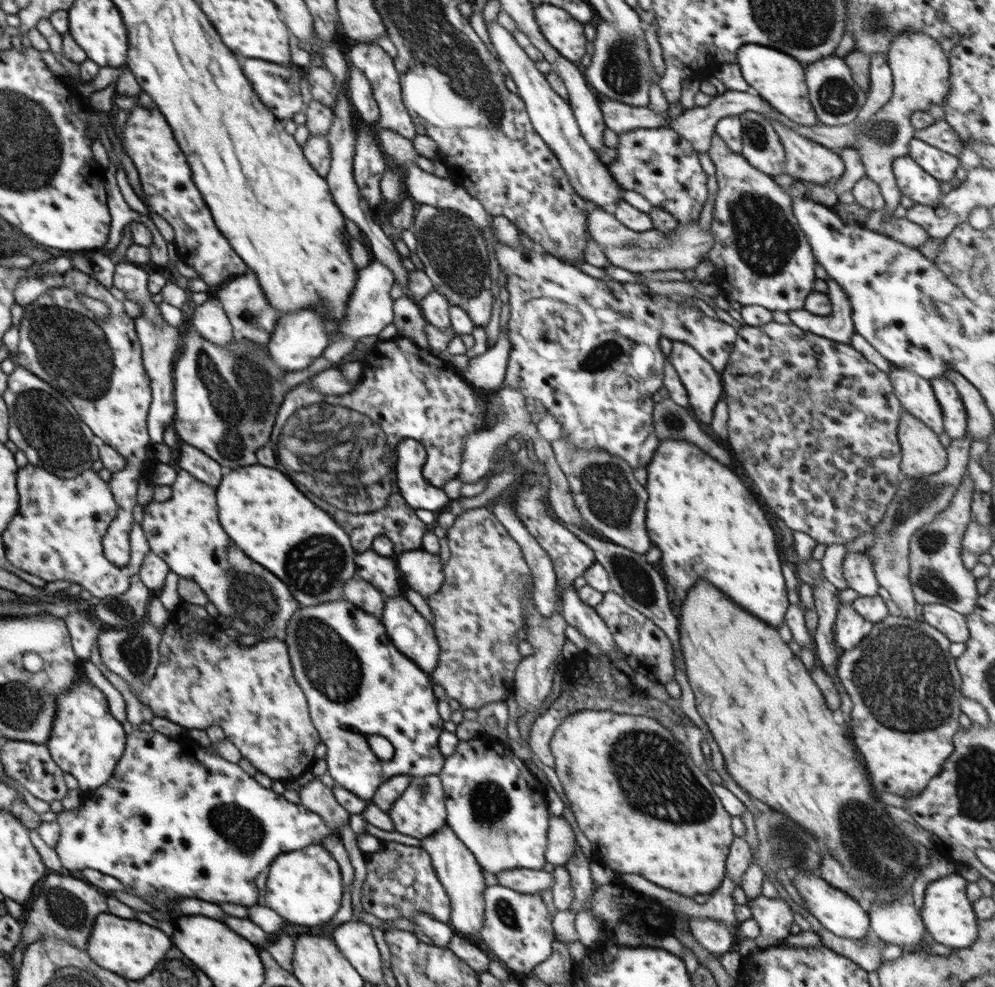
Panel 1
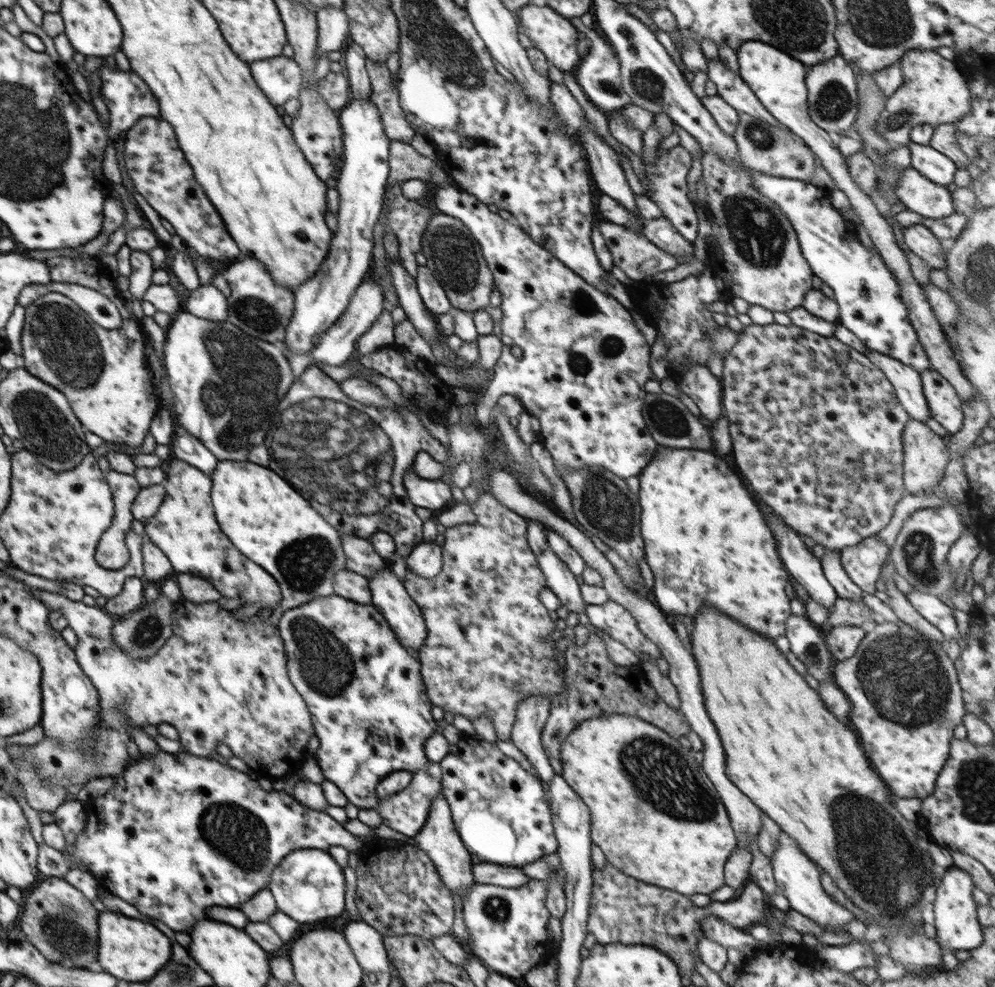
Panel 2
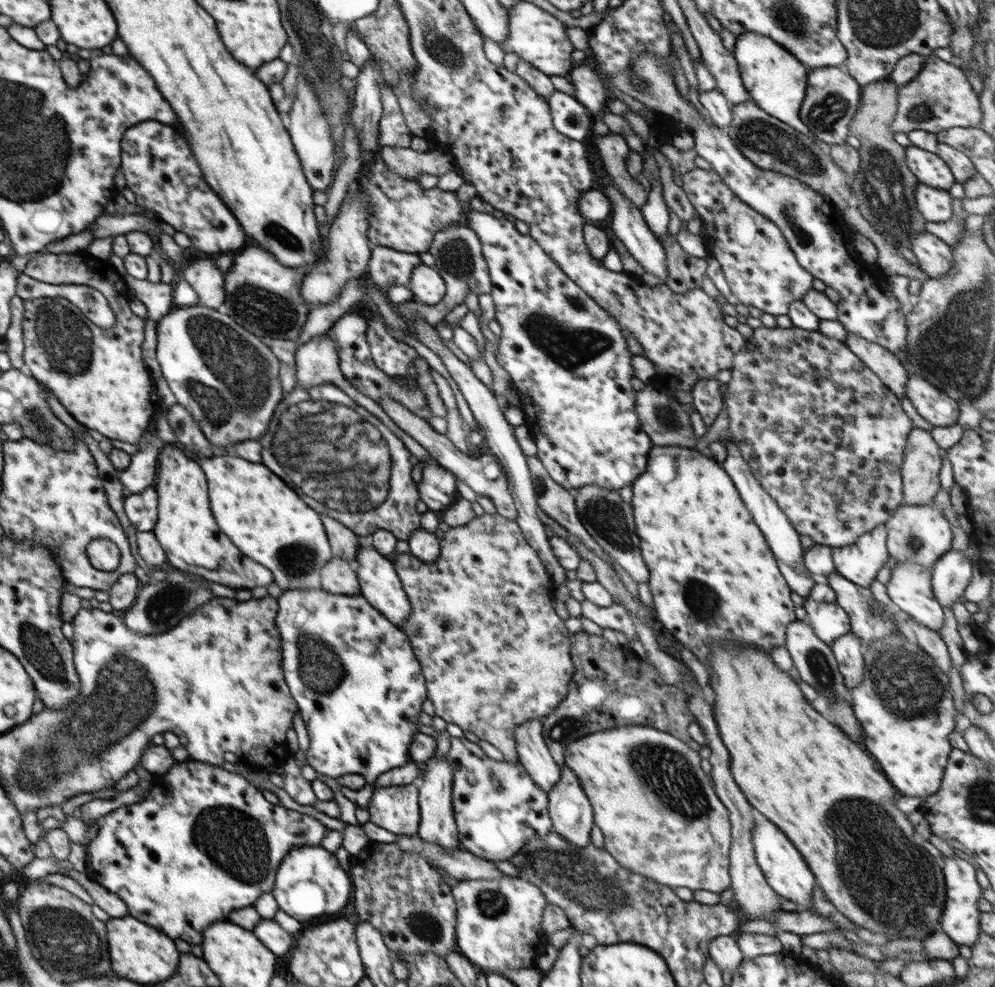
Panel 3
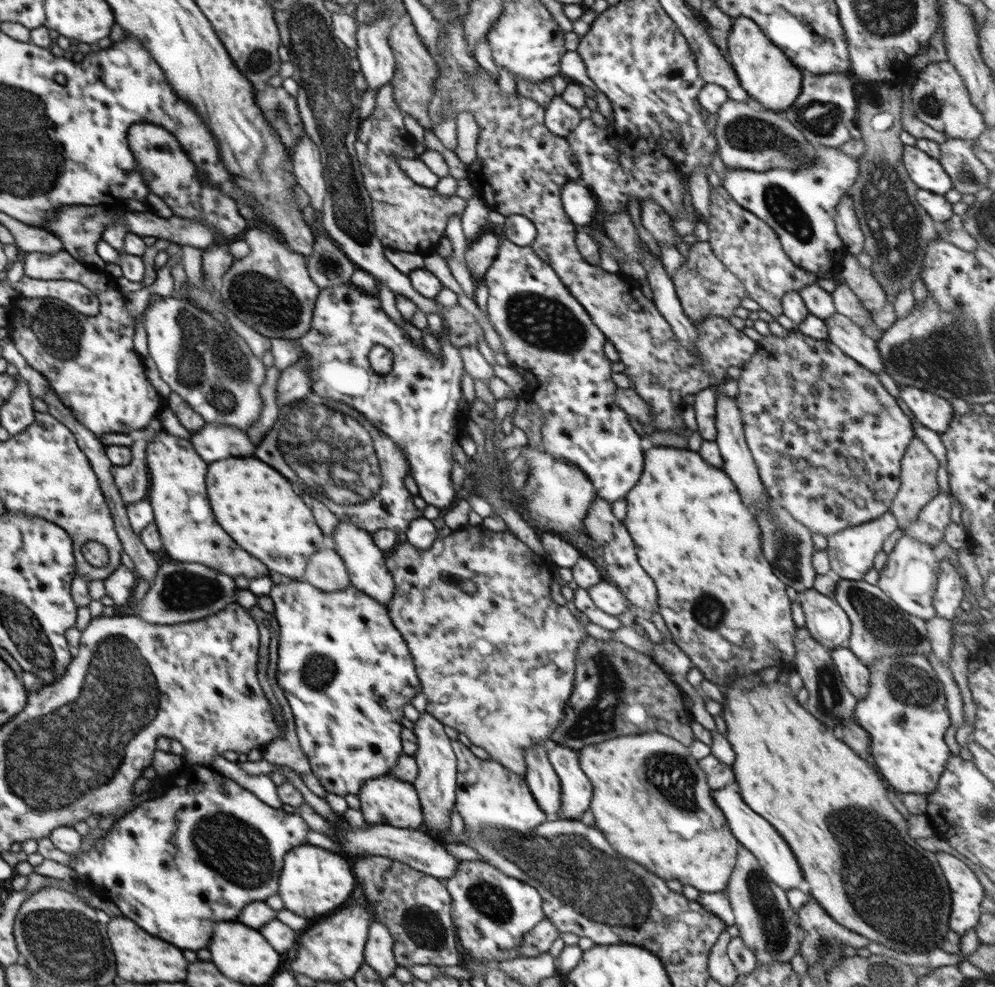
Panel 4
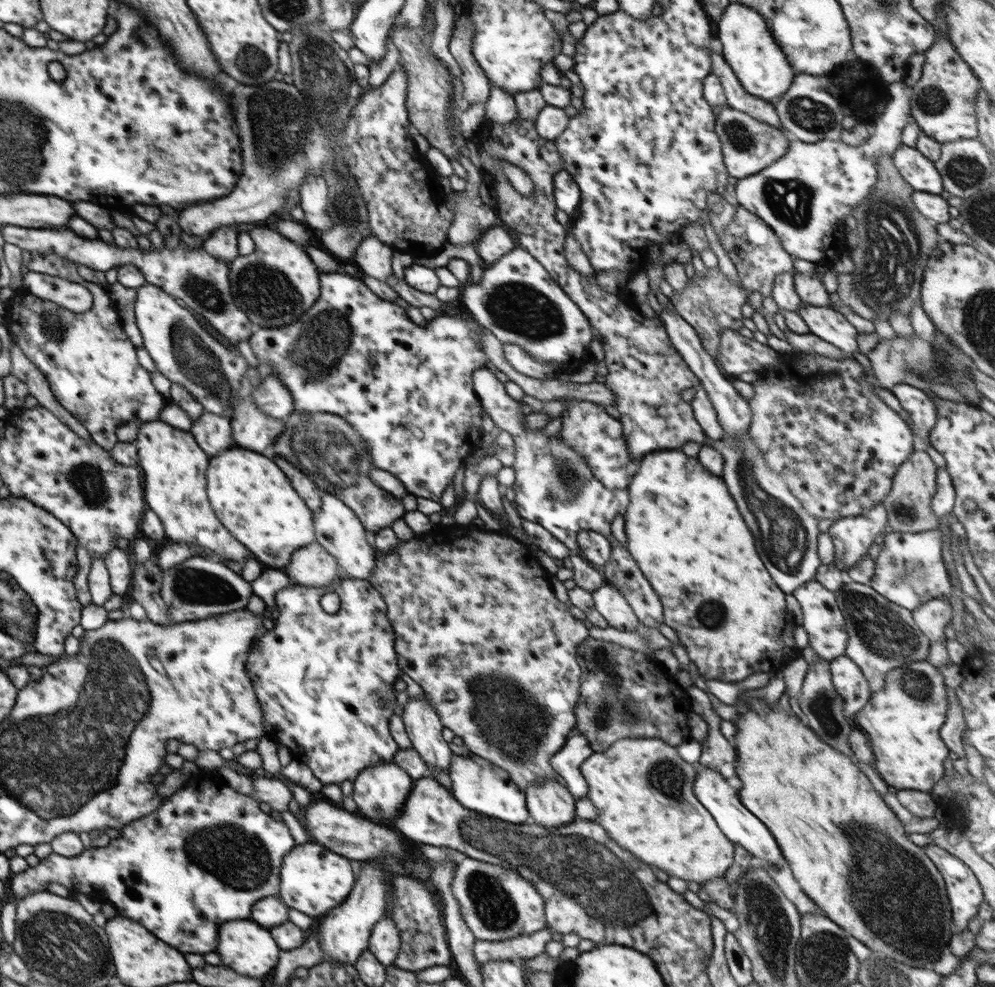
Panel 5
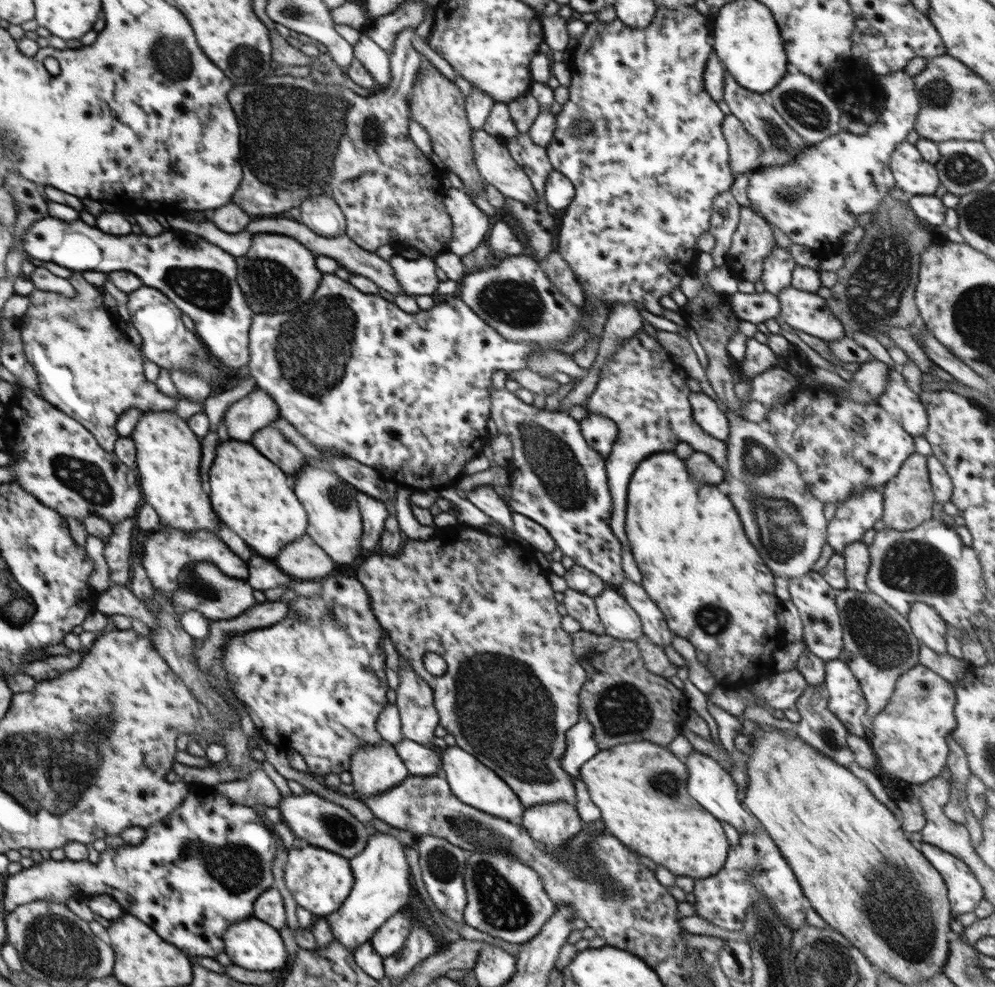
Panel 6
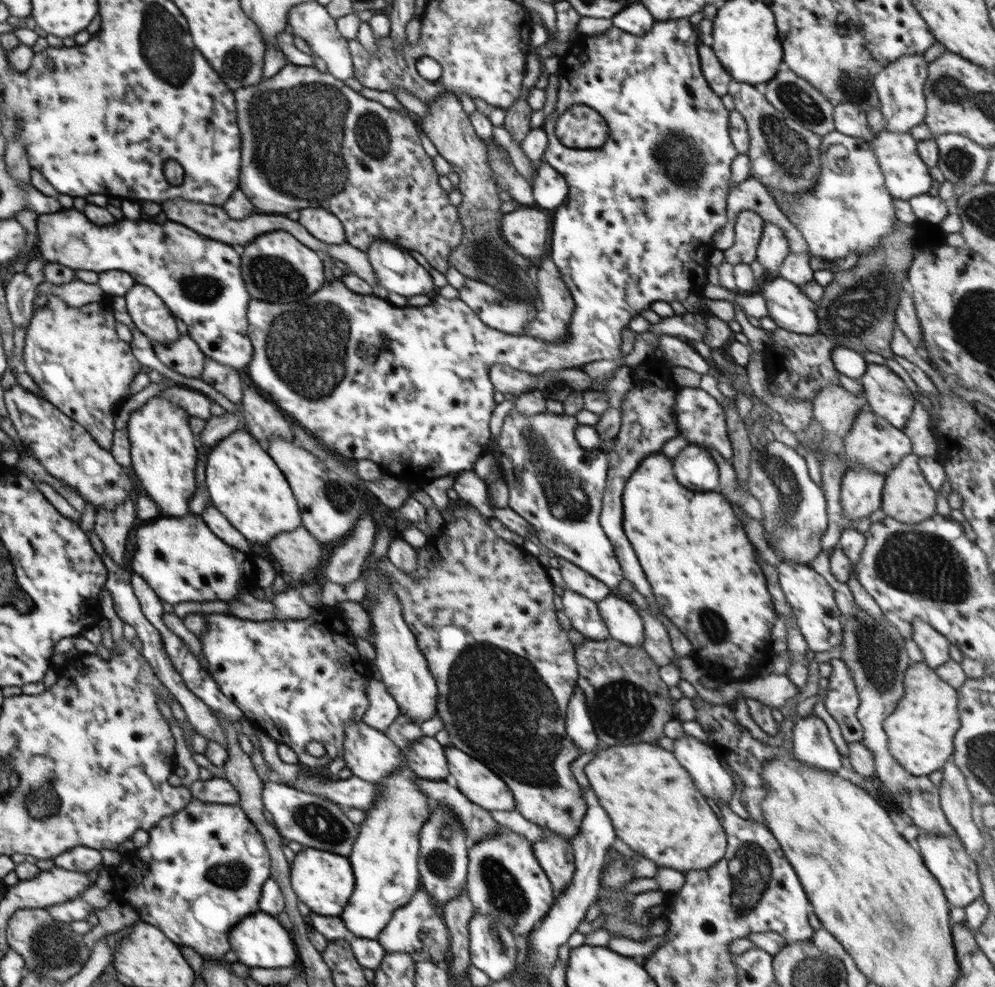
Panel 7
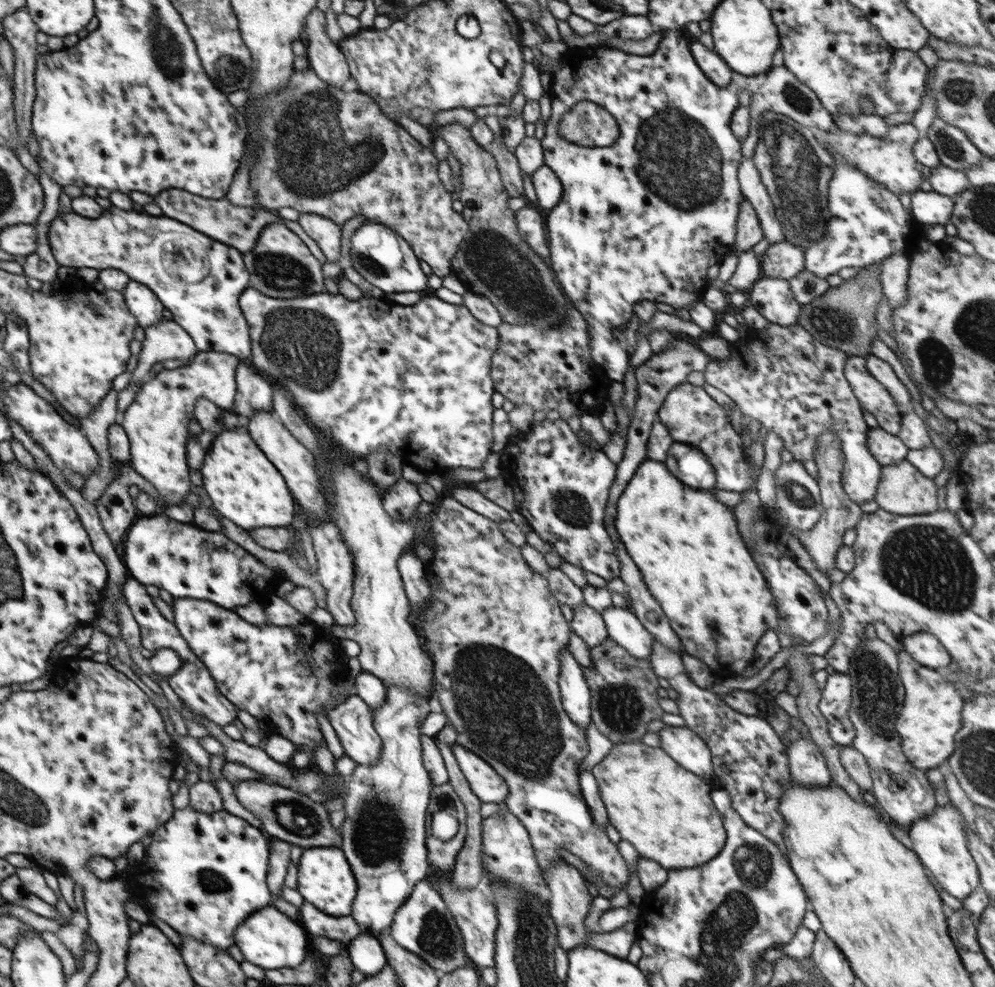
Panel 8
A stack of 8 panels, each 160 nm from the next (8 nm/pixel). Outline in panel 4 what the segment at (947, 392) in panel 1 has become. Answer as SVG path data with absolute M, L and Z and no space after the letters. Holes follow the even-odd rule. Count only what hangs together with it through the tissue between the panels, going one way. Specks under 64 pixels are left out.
M899 386L899 392L914 417L926 428L940 434L949 427L954 413L948 400L914 386Z

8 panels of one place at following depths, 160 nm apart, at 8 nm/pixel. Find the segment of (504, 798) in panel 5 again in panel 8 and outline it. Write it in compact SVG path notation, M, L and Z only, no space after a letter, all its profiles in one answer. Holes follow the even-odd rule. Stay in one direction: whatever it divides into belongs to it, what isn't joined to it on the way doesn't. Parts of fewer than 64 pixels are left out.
M454 743L451 747L471 791L481 802L496 804L505 802L509 795L508 785L492 766L458 743Z

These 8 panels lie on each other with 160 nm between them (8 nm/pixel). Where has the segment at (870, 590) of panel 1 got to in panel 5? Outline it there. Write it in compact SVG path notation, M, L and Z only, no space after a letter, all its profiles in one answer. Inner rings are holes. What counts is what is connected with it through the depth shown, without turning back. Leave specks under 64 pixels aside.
M880 502L858 516L843 516L835 520L829 529L835 546L833 565L844 573L854 568L869 554L876 536L885 534L886 526L887 510Z

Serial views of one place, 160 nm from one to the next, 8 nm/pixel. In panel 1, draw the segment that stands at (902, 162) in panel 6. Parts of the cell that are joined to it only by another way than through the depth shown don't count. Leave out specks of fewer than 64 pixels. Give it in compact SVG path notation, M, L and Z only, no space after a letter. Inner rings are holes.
M916 137L909 142L909 155L926 171L939 181L949 182L960 166L959 158L938 150Z

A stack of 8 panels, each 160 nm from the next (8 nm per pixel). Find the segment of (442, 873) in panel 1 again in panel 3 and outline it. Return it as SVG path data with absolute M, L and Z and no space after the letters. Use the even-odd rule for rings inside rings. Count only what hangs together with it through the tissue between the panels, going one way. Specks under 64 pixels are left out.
M433 756L426 762L428 768L424 772L423 778L419 785L419 809L420 811L420 828L416 836L422 841L438 844L438 847L446 851L456 851L458 849L459 835L455 822L453 809L453 768L449 765L447 757L436 759Z

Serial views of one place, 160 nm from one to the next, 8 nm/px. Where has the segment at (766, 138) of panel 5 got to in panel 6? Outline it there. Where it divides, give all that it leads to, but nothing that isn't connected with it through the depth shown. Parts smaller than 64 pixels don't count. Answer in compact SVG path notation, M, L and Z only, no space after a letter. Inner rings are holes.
M732 113L725 116L721 126L729 147L729 165L735 175L755 172L761 164L761 152L756 140Z

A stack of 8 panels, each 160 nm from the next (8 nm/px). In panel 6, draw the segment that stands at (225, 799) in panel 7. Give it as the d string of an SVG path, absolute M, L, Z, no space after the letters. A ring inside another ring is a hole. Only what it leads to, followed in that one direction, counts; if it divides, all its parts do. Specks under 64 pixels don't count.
M262 767L251 772L244 780L229 780L214 784L211 788L231 801L249 807L265 804L268 808L277 808L281 801L280 791Z

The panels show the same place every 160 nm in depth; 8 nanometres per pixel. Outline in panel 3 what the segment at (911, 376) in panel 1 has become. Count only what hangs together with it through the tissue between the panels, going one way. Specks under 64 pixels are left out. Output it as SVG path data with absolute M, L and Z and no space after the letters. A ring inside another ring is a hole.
M847 331L844 344L866 363L866 368L872 370L890 391L898 398L906 397L906 383L909 376L900 360L884 346L862 339L858 334Z

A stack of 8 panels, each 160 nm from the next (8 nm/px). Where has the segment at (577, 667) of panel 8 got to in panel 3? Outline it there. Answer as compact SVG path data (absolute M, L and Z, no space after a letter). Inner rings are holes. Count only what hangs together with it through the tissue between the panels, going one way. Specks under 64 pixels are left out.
M567 765L561 768L561 777L547 792L549 817L554 832L562 839L584 849L590 843L593 808L575 772Z

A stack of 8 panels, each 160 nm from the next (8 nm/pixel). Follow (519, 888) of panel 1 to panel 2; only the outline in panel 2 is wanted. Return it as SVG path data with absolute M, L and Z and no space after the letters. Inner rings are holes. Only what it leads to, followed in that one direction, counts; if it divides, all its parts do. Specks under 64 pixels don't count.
M481 862L472 864L475 883L492 884L493 886L518 888L531 878L520 867L508 867Z

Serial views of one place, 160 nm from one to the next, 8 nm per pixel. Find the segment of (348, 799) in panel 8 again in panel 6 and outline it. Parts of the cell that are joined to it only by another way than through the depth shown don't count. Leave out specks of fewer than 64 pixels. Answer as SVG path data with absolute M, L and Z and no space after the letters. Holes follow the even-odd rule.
M382 832L372 833L362 854L352 858L354 888L346 902L325 919L331 928L334 941L354 951L374 936L374 933L398 911L408 907L414 887L411 869L405 856L406 844L398 837Z

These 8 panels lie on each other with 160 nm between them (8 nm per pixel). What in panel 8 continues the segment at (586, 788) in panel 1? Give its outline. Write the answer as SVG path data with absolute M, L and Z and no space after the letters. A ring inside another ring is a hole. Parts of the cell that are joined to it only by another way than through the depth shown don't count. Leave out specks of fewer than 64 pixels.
M615 743L608 756L591 768L610 824L642 858L670 869L698 867L724 848L727 835L711 799L712 784L678 766L660 747L644 743Z

